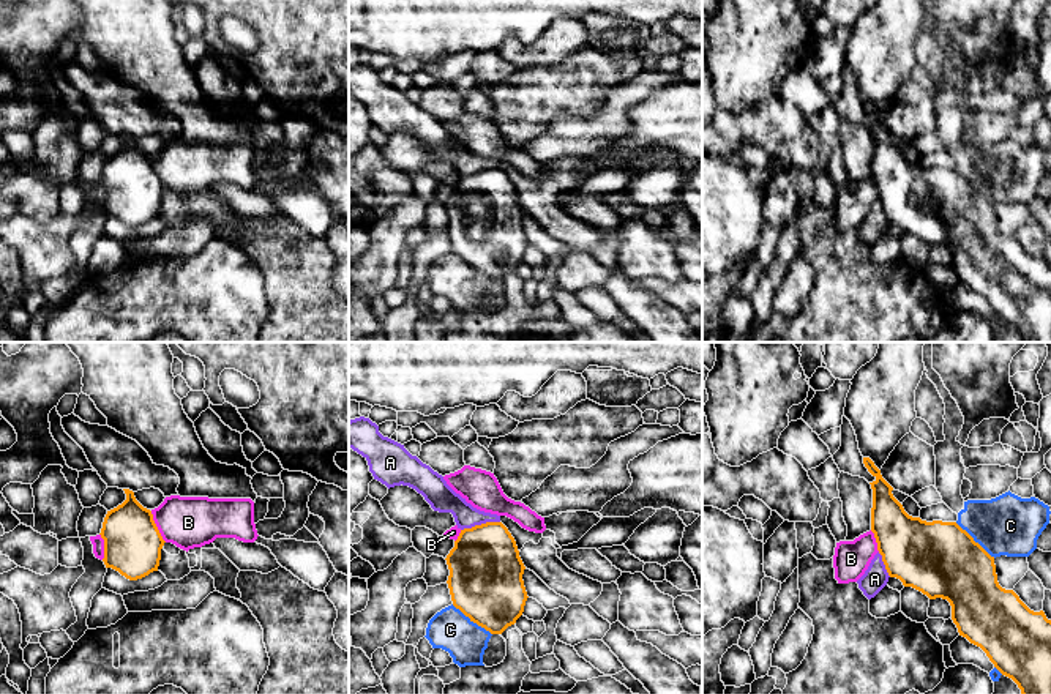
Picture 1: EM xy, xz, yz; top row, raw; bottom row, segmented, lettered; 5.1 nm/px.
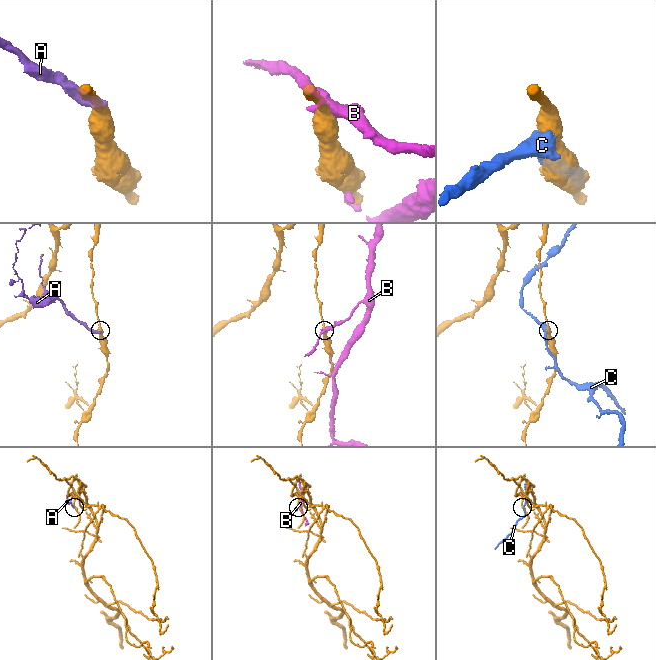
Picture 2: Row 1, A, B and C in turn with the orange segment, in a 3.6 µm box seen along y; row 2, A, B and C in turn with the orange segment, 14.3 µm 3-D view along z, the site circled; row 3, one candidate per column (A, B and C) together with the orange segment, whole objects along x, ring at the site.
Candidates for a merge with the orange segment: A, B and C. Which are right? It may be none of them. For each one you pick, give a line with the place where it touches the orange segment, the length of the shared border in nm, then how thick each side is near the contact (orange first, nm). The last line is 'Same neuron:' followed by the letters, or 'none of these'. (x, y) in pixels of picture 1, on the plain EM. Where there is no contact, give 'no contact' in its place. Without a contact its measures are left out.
Same neuron: none of these

